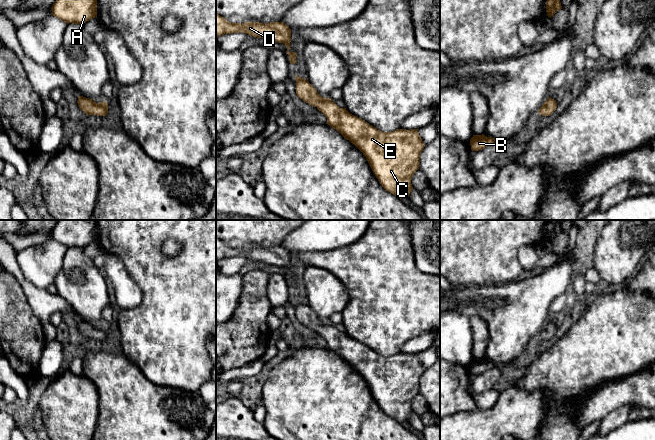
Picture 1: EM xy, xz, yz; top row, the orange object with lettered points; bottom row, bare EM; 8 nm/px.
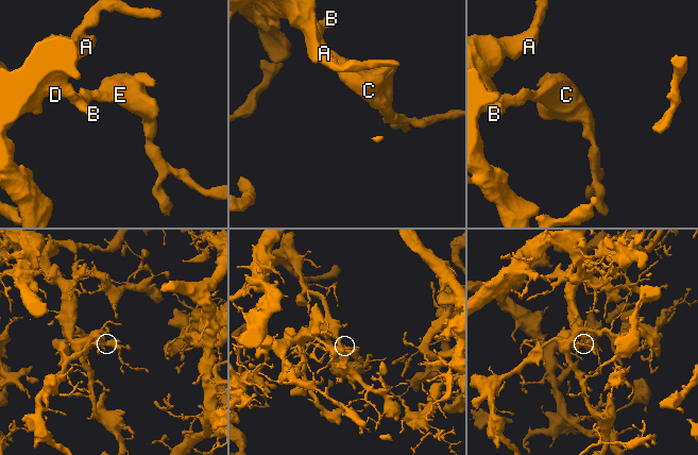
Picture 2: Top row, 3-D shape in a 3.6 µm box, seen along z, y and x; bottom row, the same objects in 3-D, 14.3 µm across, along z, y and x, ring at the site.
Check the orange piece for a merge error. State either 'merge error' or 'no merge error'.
no merge error

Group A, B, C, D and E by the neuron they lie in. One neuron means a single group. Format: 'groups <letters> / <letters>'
groups A B C D E

